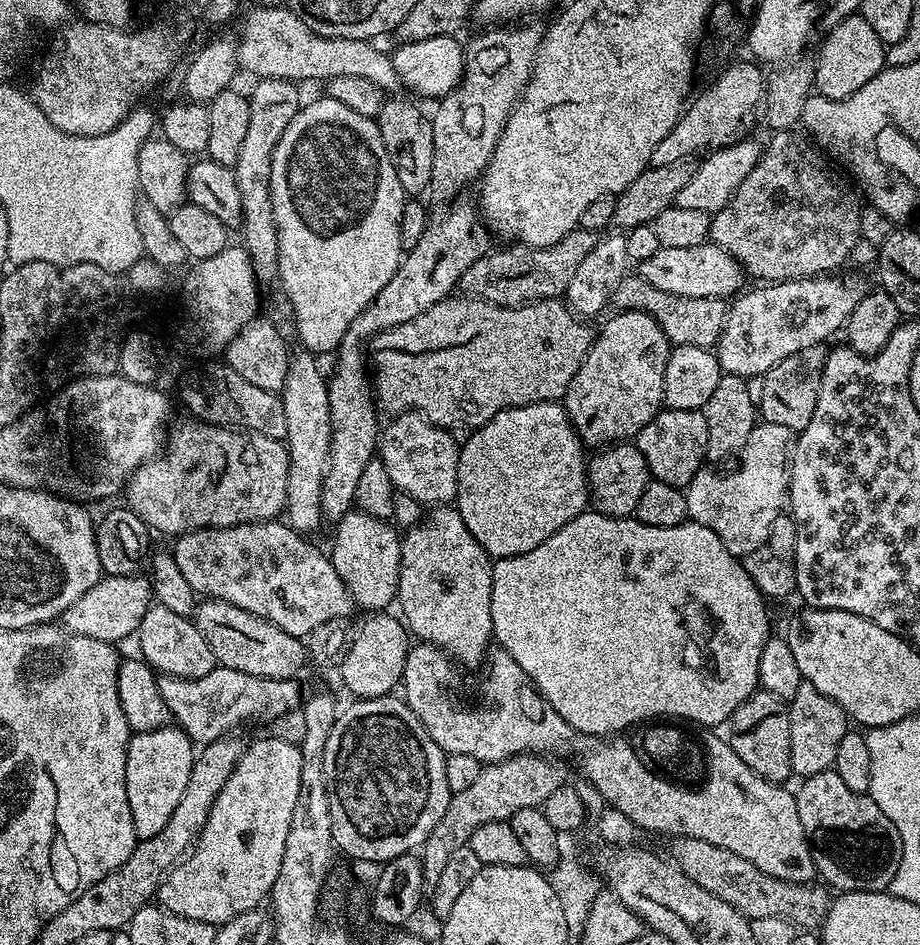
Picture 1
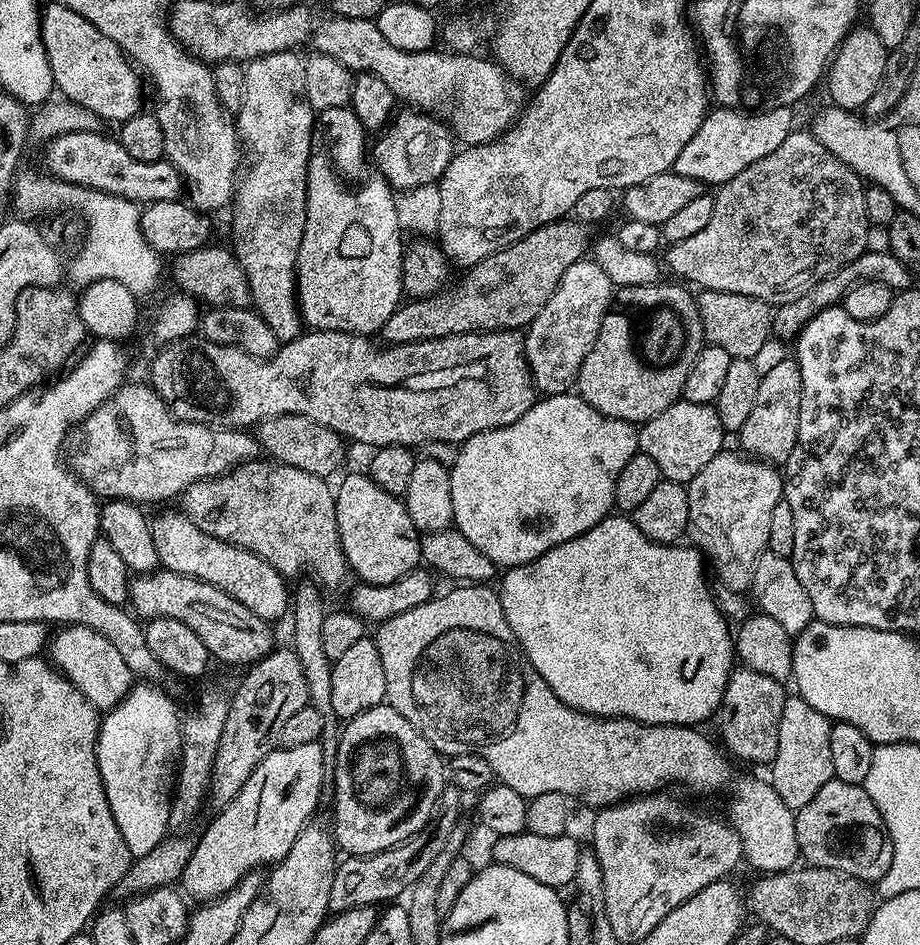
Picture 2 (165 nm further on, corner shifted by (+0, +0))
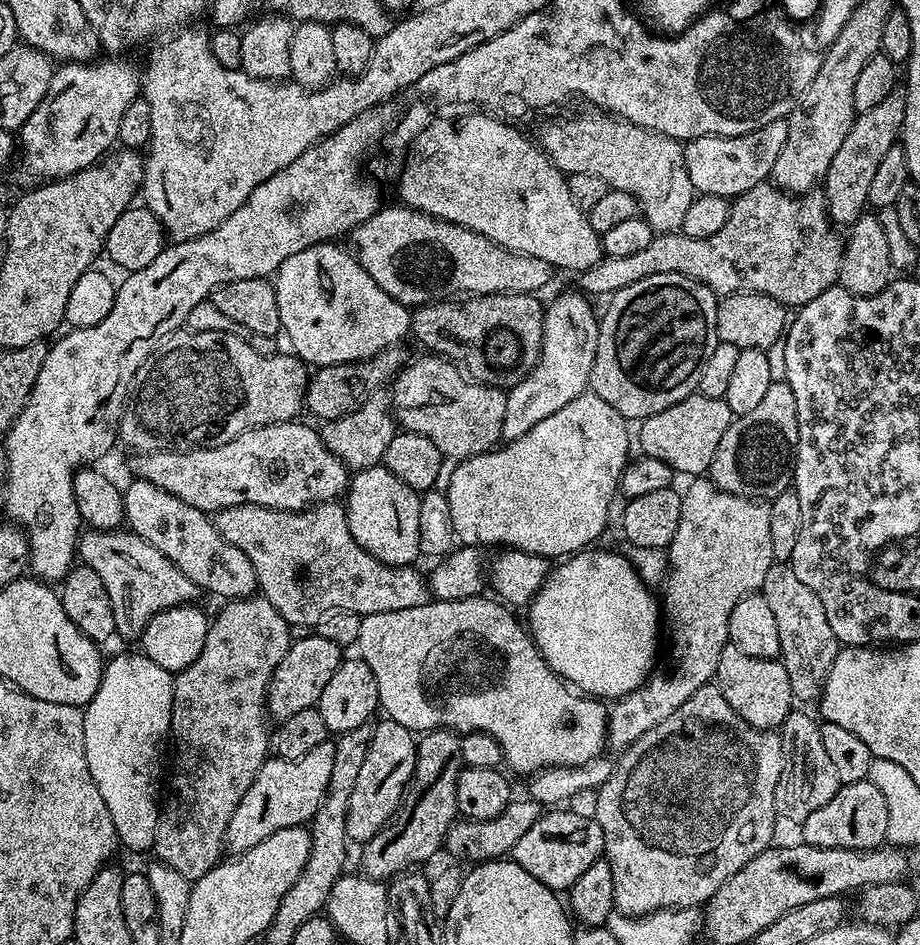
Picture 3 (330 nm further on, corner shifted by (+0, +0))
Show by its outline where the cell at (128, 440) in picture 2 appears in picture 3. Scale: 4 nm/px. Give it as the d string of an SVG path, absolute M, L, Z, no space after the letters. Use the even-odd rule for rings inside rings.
M296 420L281 424L267 424L238 434L230 442L217 448L189 448L187 452L145 452L134 460L134 472L139 479L154 482L156 488L182 498L190 506L209 514L233 508L239 504L253 504L283 512L302 512L314 504L332 502L345 495L350 483L350 470L325 446L319 431Z

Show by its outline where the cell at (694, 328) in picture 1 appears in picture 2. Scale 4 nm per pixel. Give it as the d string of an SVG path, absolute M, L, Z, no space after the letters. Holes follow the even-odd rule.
M701 291L695 297L698 318L702 324L704 338L708 344L726 350L733 360L757 359L756 355L764 348L764 343L772 336L773 309L762 300L755 300L746 294L729 292Z

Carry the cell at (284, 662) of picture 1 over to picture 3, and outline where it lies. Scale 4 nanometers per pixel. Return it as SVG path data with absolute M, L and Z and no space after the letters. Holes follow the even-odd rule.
M88 530L79 537L78 556L83 567L94 570L110 594L110 610L114 610L116 636L124 640L139 641L144 628L162 610L179 604L192 604L202 590L178 566L169 562L150 542L131 530ZM85 535L85 536L84 536ZM84 559L84 560L83 560Z

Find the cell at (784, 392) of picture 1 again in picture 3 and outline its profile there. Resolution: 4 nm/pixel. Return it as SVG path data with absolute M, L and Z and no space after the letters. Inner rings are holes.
M773 382L770 390L766 390L766 395L762 397L761 404L755 410L750 410L750 414L735 417L726 434L722 434L722 442L718 442L718 450L714 450L714 458L712 465L708 467L707 475L712 483L724 492L771 502L778 494L793 487L797 446L798 402L794 402L794 390L790 390L786 382Z

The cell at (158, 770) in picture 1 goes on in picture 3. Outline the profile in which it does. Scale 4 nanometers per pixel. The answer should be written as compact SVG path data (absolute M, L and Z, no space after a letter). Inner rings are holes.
M116 656L105 663L98 690L83 709L84 757L90 766L90 778L94 778L94 786L98 786L102 802L106 802L110 818L114 818L117 841L132 852L147 853L154 842L154 830L158 830L158 818L162 811L158 803L162 796L160 743L172 727L173 679L173 673L162 670L158 662L150 662L148 656Z

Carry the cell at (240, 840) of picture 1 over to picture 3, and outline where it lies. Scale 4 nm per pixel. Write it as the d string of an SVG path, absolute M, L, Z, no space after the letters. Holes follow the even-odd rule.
M326 742L322 746L314 746L314 750L310 750L310 754L306 754L301 760L265 760L254 782L250 782L250 790L242 794L242 802L238 802L234 818L230 818L230 826L226 826L224 842L227 851L239 854L270 838L274 830L307 825L328 789L330 770L334 770L335 749L335 743Z

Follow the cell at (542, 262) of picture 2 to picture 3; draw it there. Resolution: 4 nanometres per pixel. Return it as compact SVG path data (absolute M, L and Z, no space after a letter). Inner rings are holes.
M393 346L374 354L368 360L358 360L354 364L335 364L325 368L316 368L311 373L308 389L304 391L304 408L310 415L317 416L320 422L342 418L358 410L374 393L391 385L409 360L410 355L408 356L404 346Z

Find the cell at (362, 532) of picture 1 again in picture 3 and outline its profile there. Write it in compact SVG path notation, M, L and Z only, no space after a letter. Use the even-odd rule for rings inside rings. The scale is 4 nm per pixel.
M383 466L367 468L355 473L351 477L346 489L346 511L348 513L348 525L354 542L362 550L369 552L378 562L388 564L391 568L406 568L415 565L416 556L421 555L420 543L418 542L418 506L420 496L406 482L394 478L390 470Z

